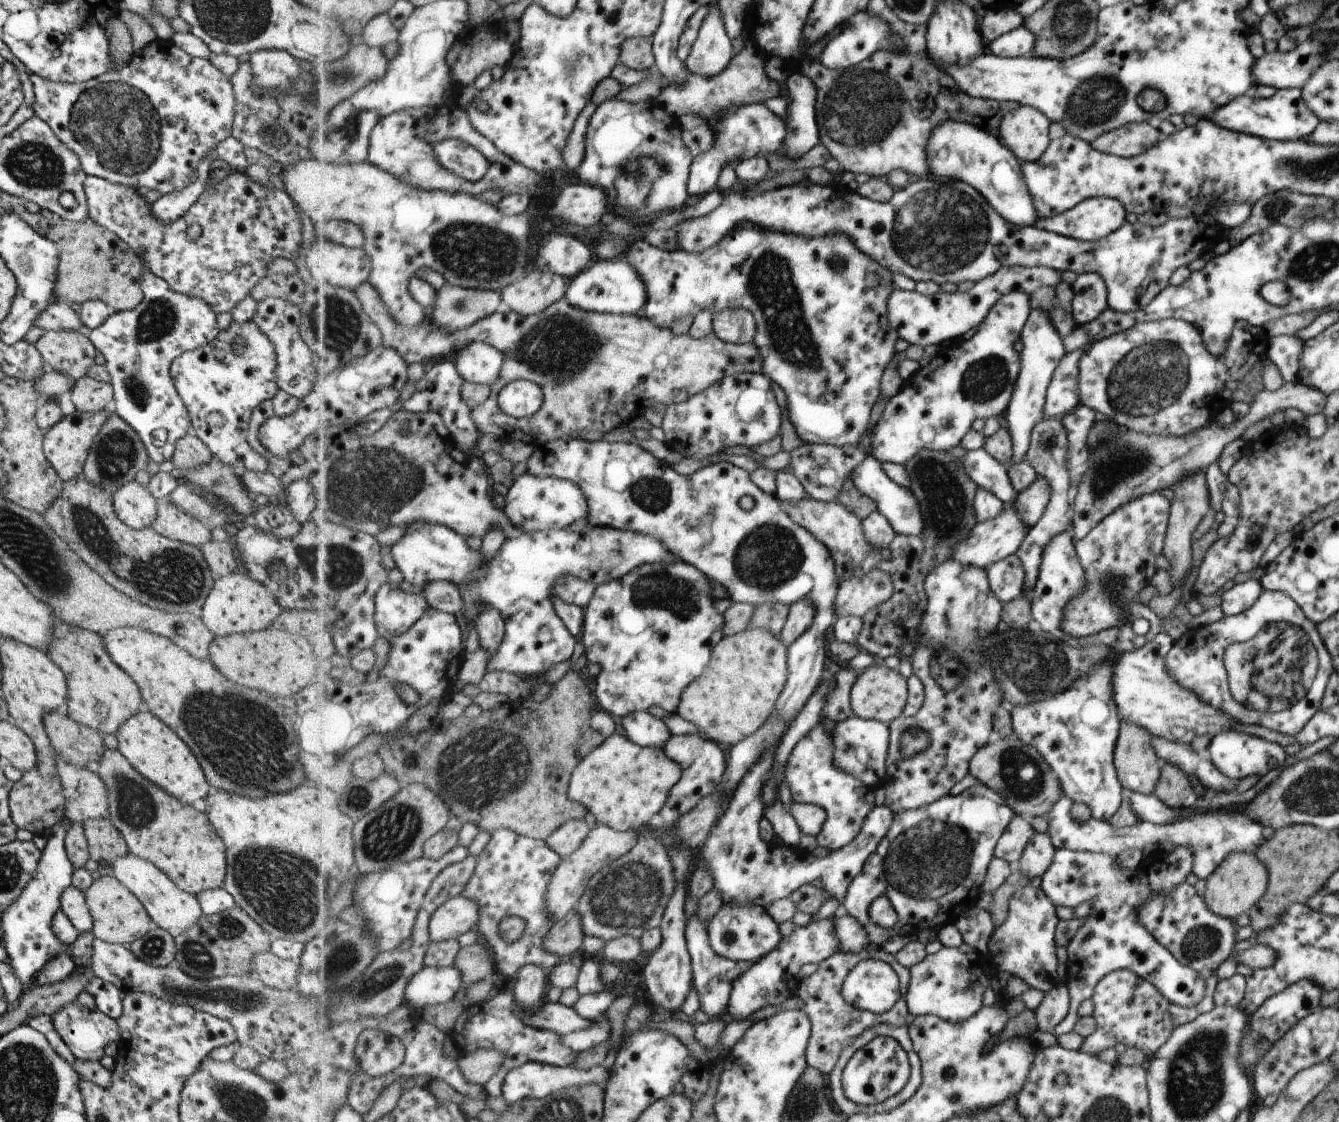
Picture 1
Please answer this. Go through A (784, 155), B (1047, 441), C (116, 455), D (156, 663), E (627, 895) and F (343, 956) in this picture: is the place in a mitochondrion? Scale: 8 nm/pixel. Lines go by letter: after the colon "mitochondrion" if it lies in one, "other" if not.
A: other
B: mitochondrion
C: mitochondrion
D: other
E: mitochondrion
F: mitochondrion

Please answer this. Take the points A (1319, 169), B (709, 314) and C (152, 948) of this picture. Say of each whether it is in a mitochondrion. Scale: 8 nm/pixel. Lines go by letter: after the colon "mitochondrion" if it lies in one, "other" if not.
A: mitochondrion
B: other
C: mitochondrion

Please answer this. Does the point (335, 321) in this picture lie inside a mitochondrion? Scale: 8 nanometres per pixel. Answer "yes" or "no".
yes

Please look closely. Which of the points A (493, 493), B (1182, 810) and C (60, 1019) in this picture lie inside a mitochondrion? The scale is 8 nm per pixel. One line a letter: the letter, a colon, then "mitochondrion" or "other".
A: other
B: other
C: other

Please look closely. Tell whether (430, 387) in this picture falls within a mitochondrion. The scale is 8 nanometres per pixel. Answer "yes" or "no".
no

